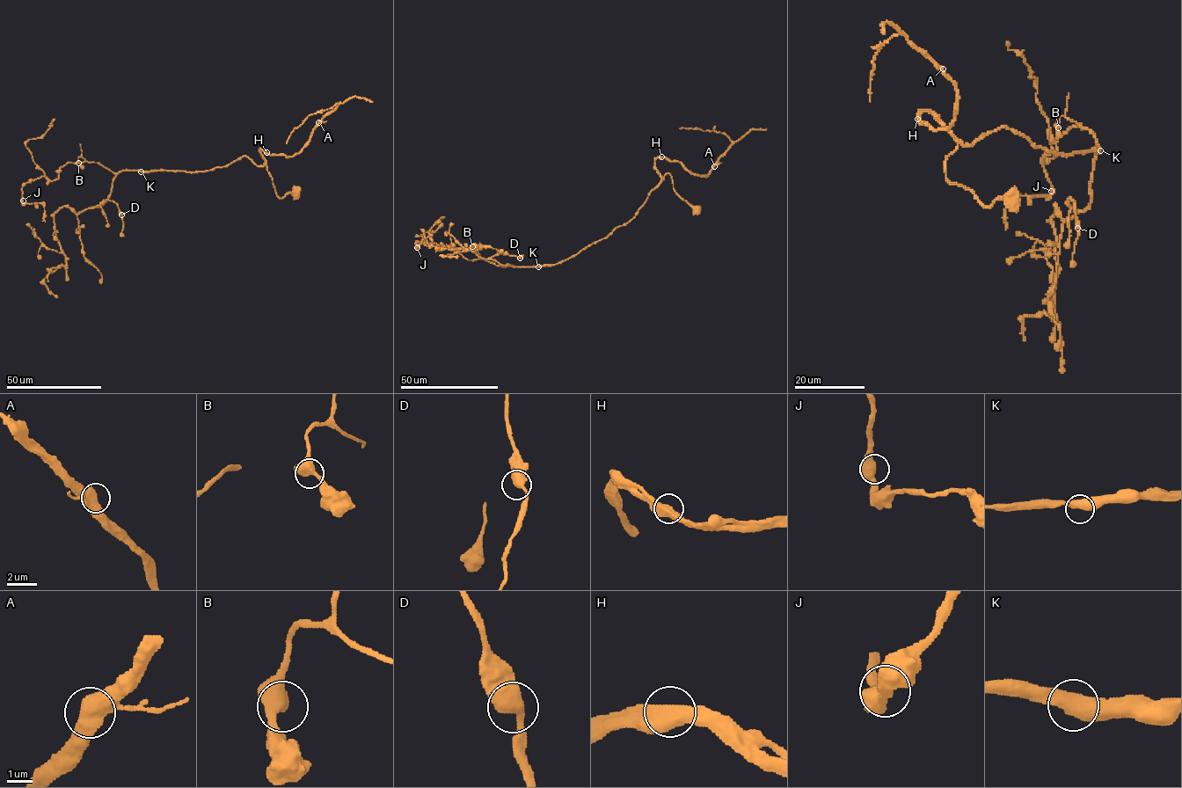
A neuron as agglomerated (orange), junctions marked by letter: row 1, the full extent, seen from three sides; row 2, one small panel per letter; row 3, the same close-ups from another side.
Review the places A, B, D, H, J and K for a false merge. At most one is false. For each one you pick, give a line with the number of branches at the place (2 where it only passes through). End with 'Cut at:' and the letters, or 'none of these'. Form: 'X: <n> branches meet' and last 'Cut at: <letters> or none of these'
Cut at: none of these

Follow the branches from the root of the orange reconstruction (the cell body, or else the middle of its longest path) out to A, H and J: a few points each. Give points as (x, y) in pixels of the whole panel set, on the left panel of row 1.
A: (295, 193), (288, 193), (281, 198), (276, 194), (260, 149), (269, 154), (293, 156), (310, 139), (318, 122)
H: (295, 193), (288, 193), (281, 198), (276, 194), (260, 149), (266, 152)
J: (295, 193), (280, 198), (266, 164), (244, 156), (195, 171), (68, 163), (56, 178), (25, 183), (23, 200)

